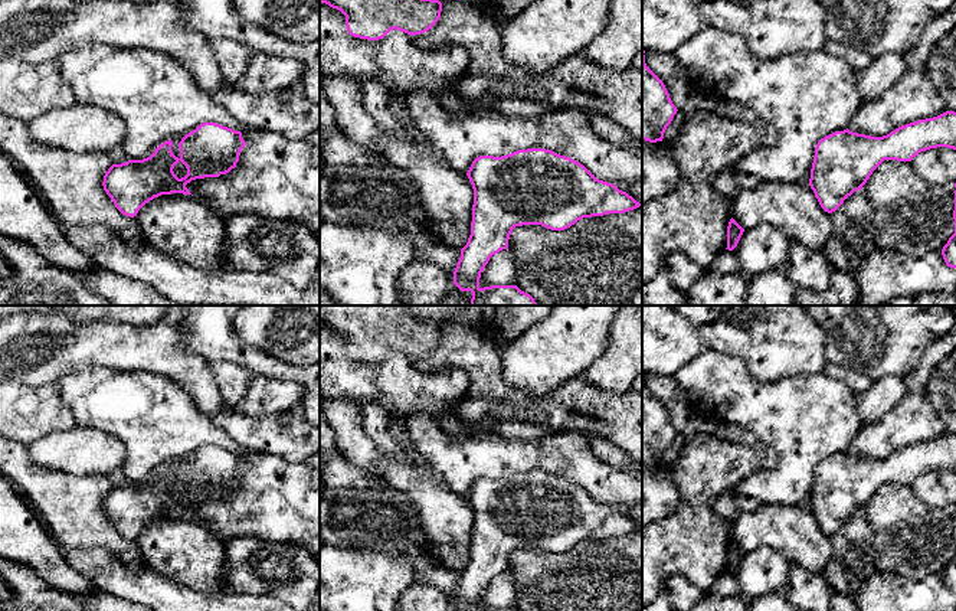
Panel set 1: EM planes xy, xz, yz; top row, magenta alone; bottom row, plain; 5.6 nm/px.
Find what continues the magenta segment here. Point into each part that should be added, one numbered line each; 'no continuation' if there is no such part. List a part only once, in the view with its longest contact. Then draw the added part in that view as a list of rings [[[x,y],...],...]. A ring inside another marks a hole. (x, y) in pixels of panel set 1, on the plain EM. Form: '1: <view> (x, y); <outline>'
no continuation

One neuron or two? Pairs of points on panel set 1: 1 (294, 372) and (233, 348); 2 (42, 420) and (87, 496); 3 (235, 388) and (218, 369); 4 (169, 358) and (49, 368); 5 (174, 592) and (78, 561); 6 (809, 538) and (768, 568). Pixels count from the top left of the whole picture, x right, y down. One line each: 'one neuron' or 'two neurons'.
1: one neuron
2: two neurons
3: one neuron
4: one neuron
5: one neuron
6: two neurons

